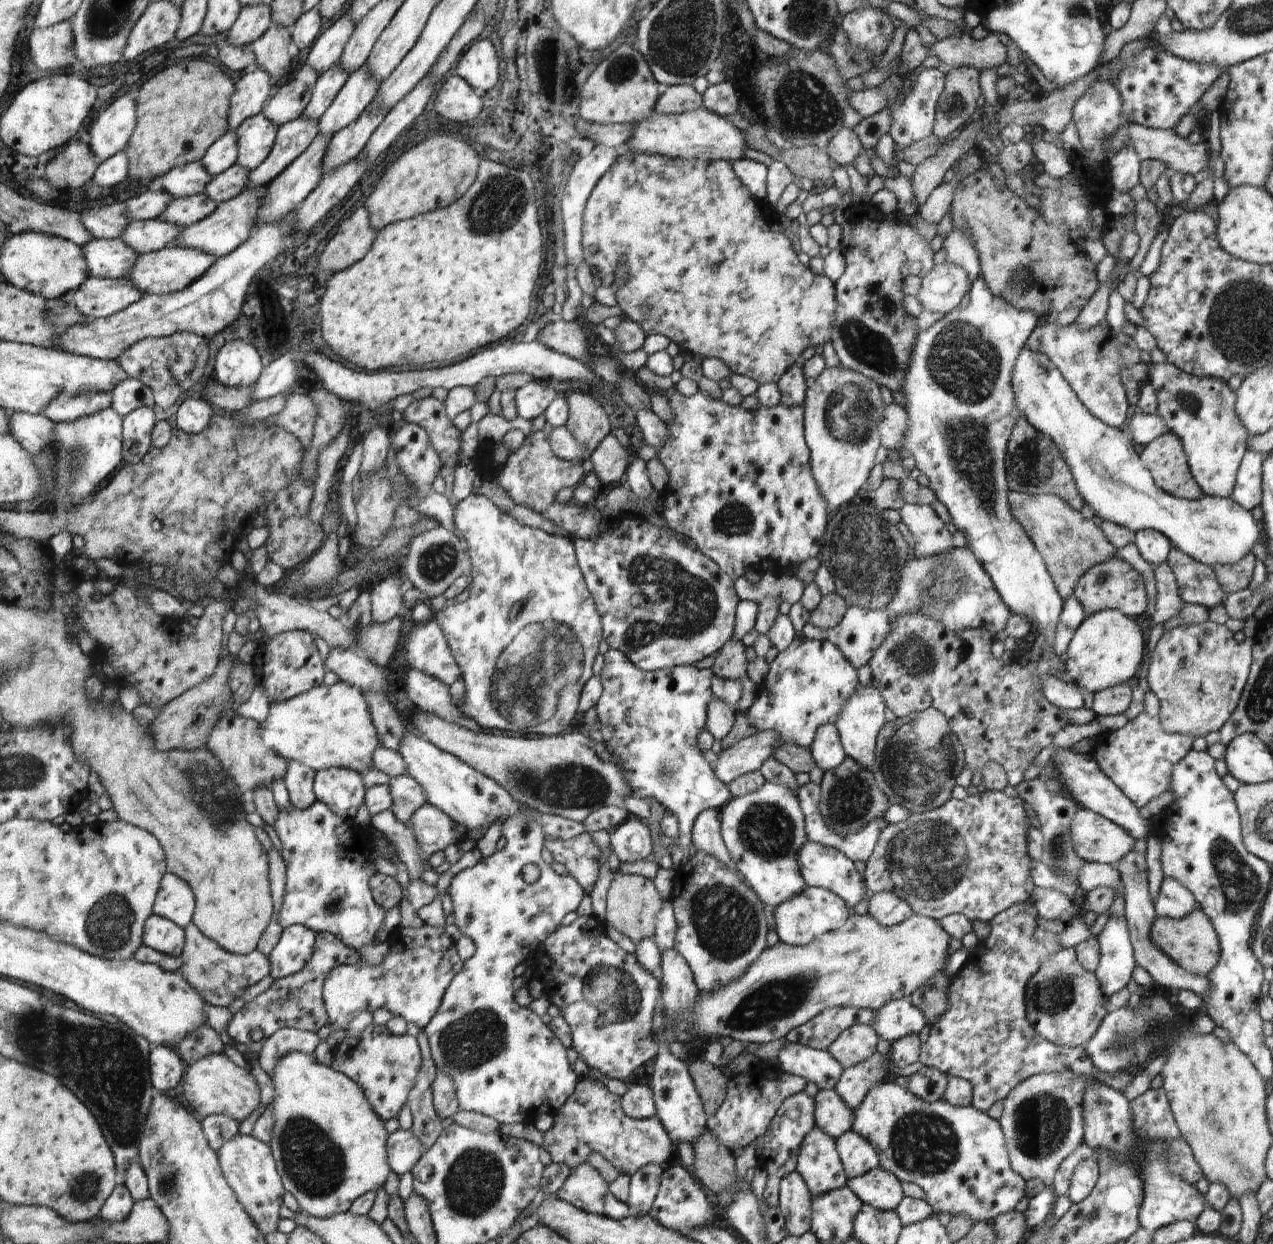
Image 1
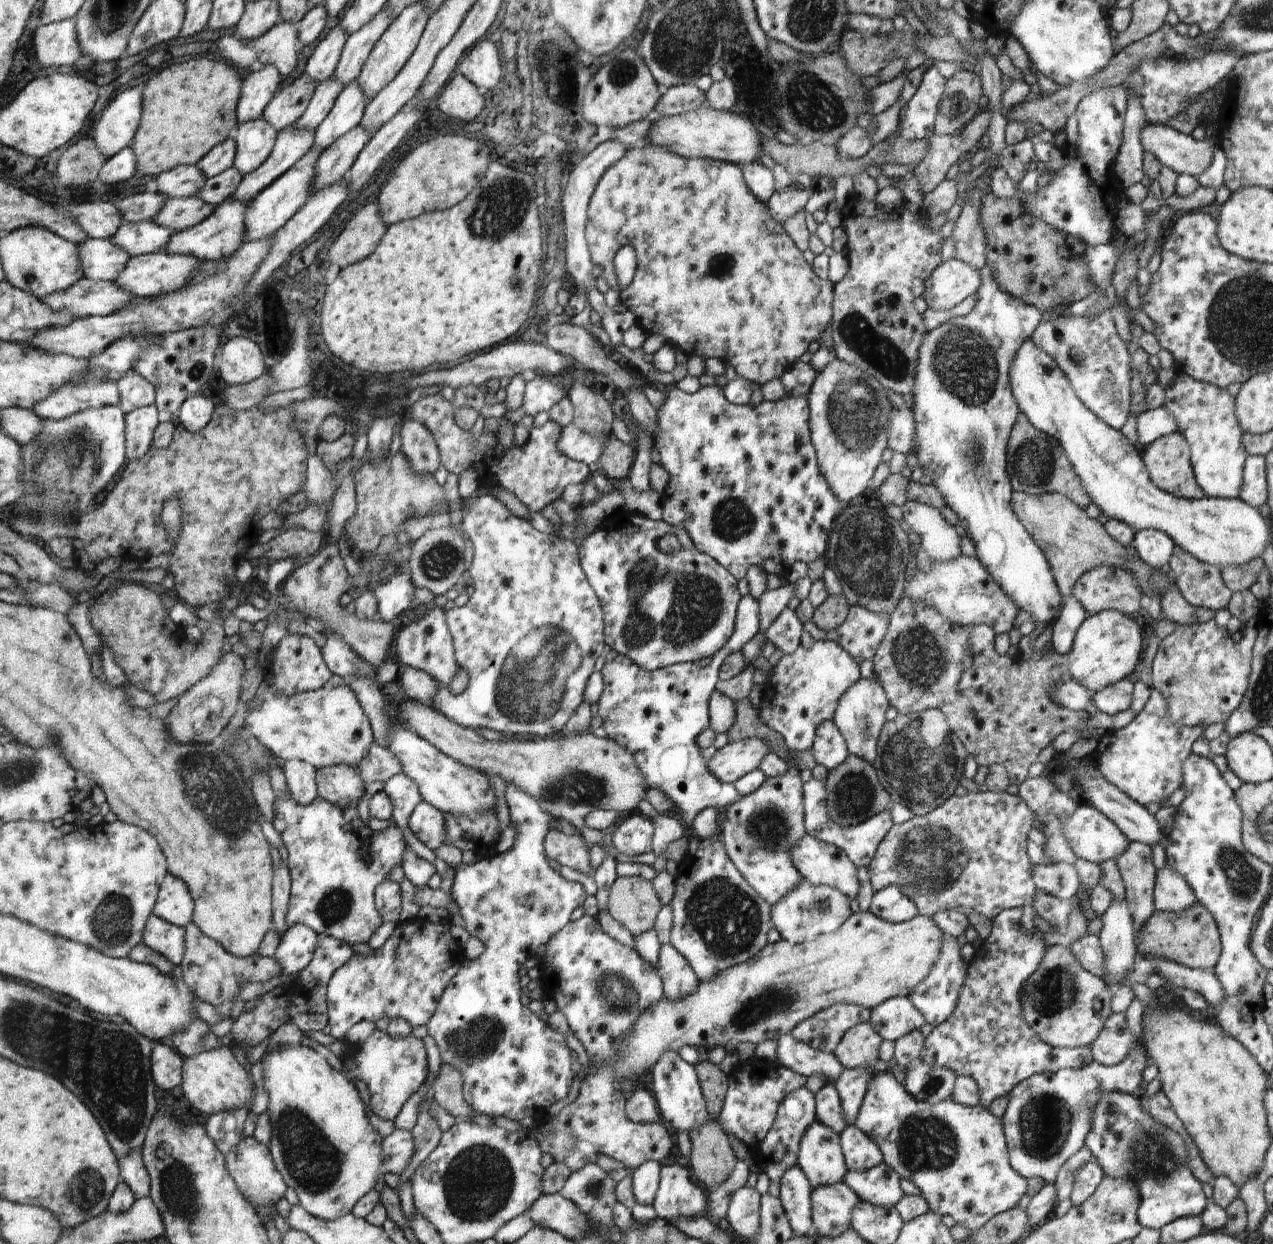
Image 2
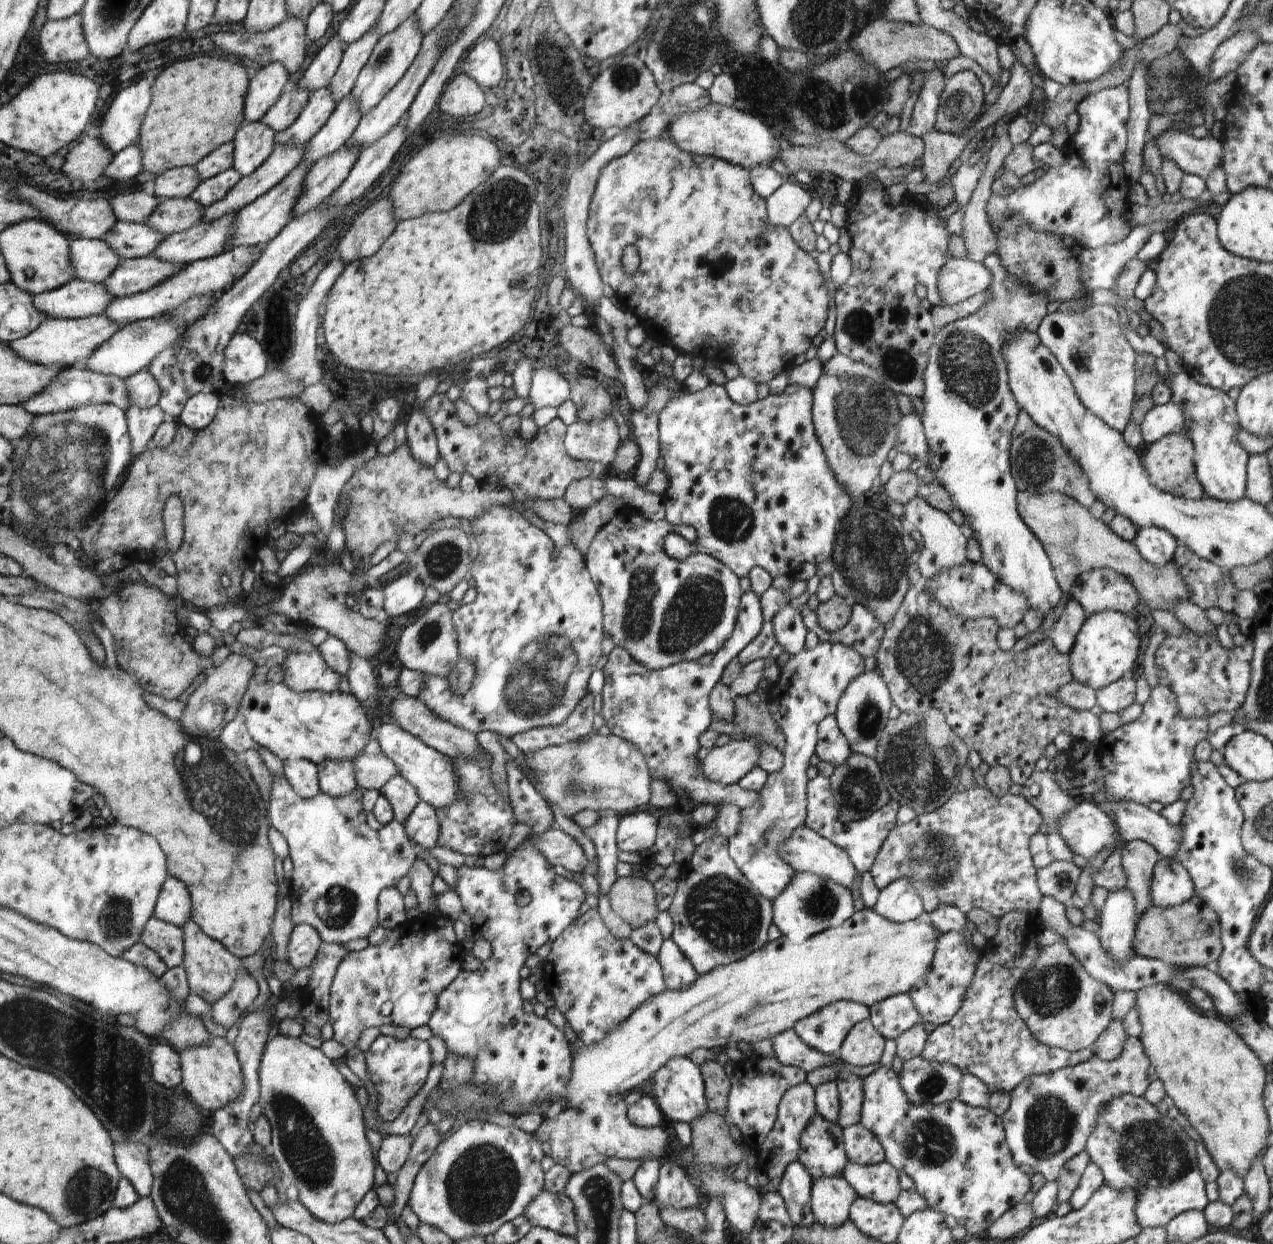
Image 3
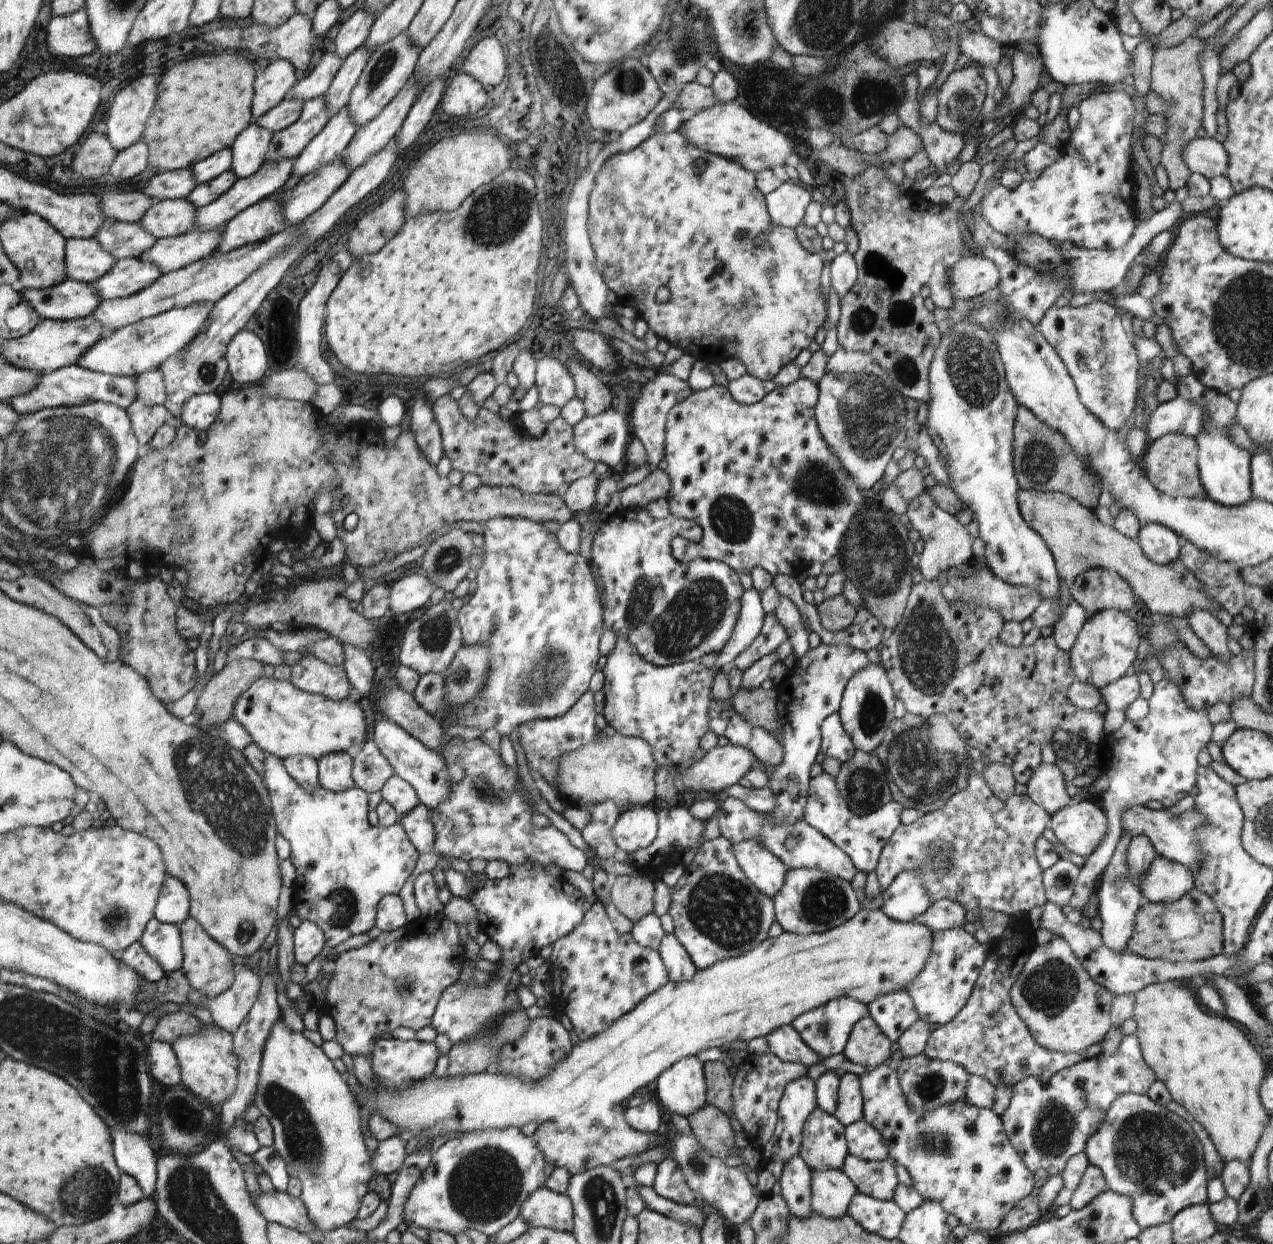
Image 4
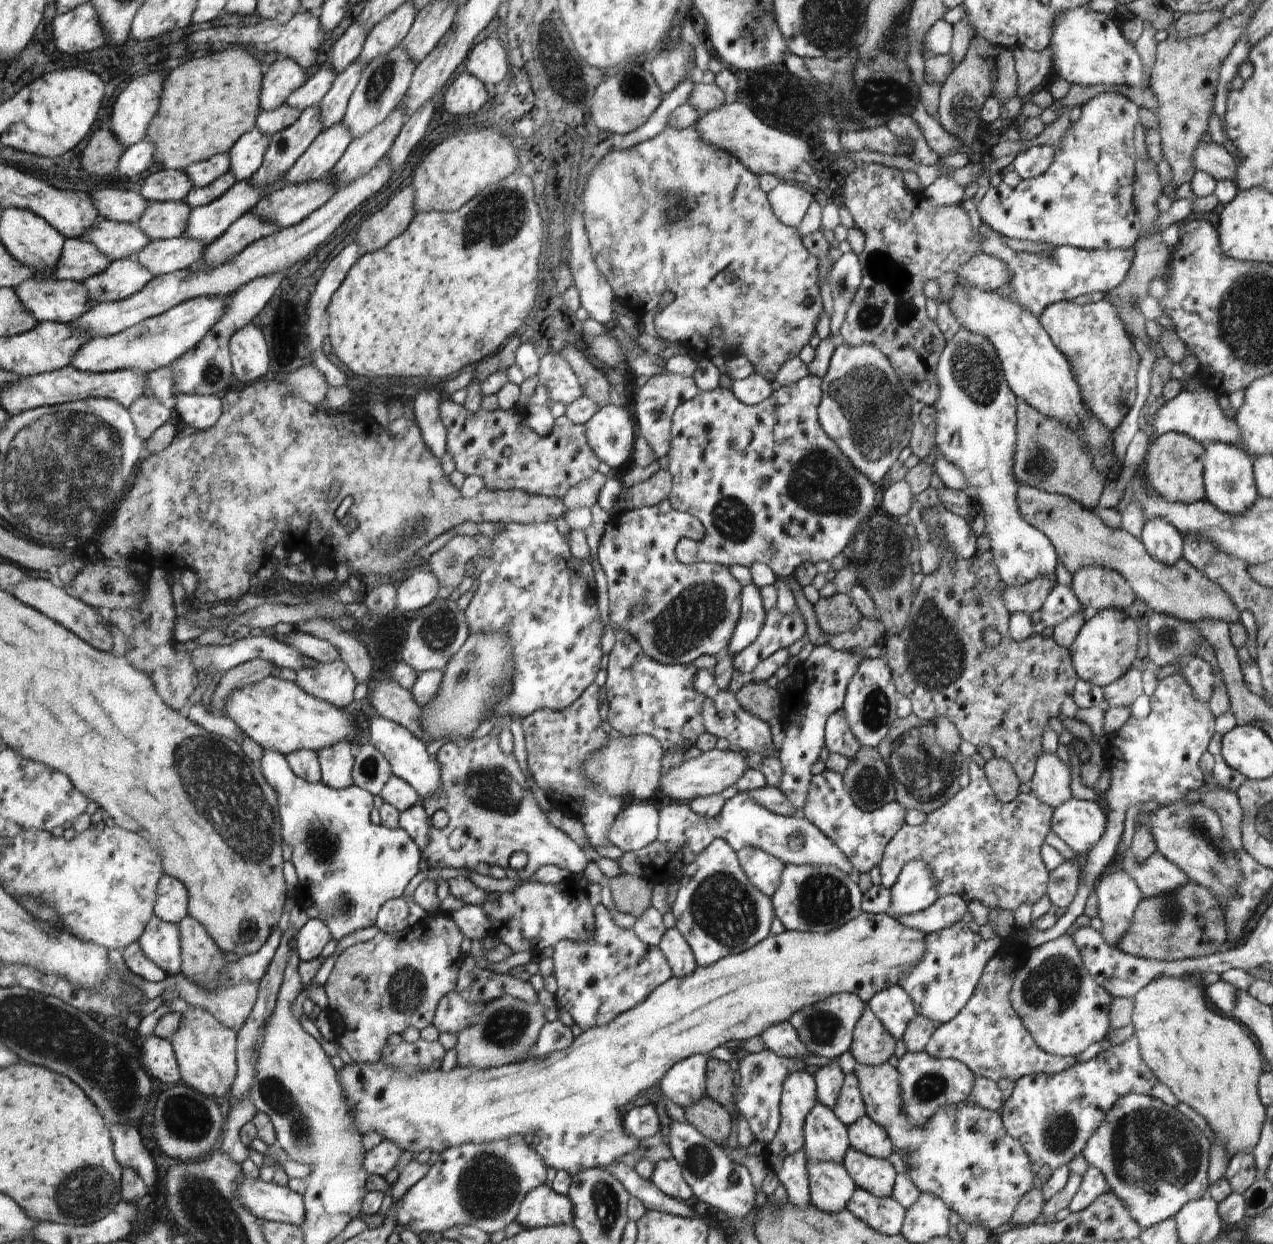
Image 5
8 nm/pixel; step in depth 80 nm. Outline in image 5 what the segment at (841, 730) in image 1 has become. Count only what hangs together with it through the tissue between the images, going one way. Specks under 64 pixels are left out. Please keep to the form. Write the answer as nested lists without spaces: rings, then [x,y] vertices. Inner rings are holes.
[[[864,657],[847,684],[843,702],[846,720],[862,747],[877,748],[884,740],[890,725],[896,720],[896,702],[898,691],[889,664],[884,659]]]

